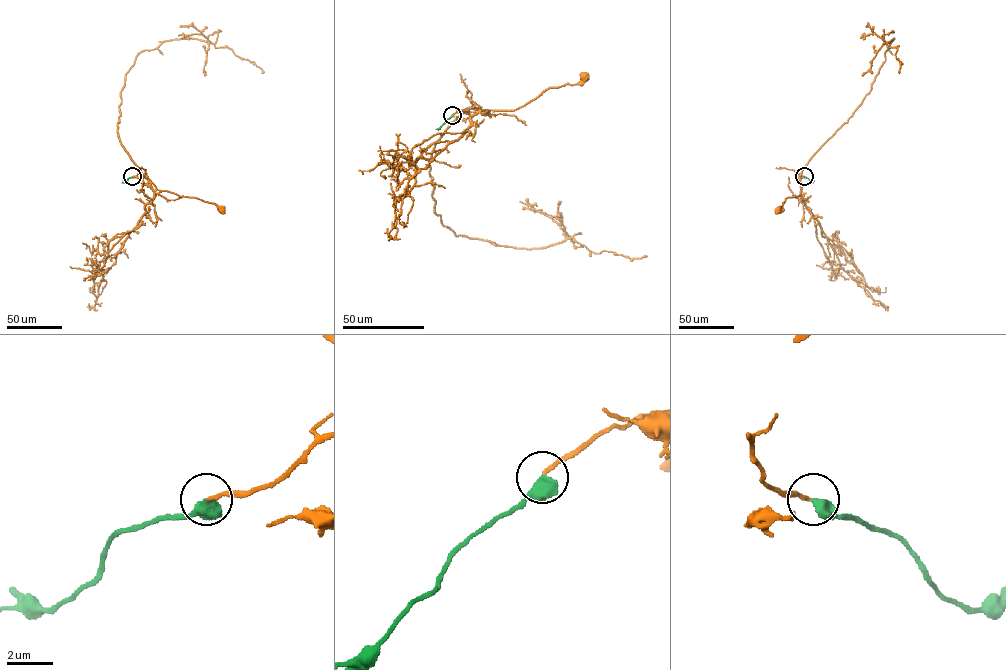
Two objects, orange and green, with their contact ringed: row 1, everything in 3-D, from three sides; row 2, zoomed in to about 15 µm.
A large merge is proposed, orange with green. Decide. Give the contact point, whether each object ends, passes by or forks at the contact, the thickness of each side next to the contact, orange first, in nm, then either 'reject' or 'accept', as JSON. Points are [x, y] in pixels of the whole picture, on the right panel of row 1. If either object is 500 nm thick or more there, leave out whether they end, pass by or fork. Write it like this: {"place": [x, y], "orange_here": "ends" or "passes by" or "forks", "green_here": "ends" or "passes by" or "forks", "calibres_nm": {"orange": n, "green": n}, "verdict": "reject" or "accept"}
{"place": [804, 176], "calibres_nm": {"orange": 150, "green": 550}, "verdict": "accept"}

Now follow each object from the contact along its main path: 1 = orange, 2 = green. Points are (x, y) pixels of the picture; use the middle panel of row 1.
1: (452, 115), (471, 107), (514, 110), (551, 88), (577, 84), (583, 76)
2: (452, 115), (436, 129)

